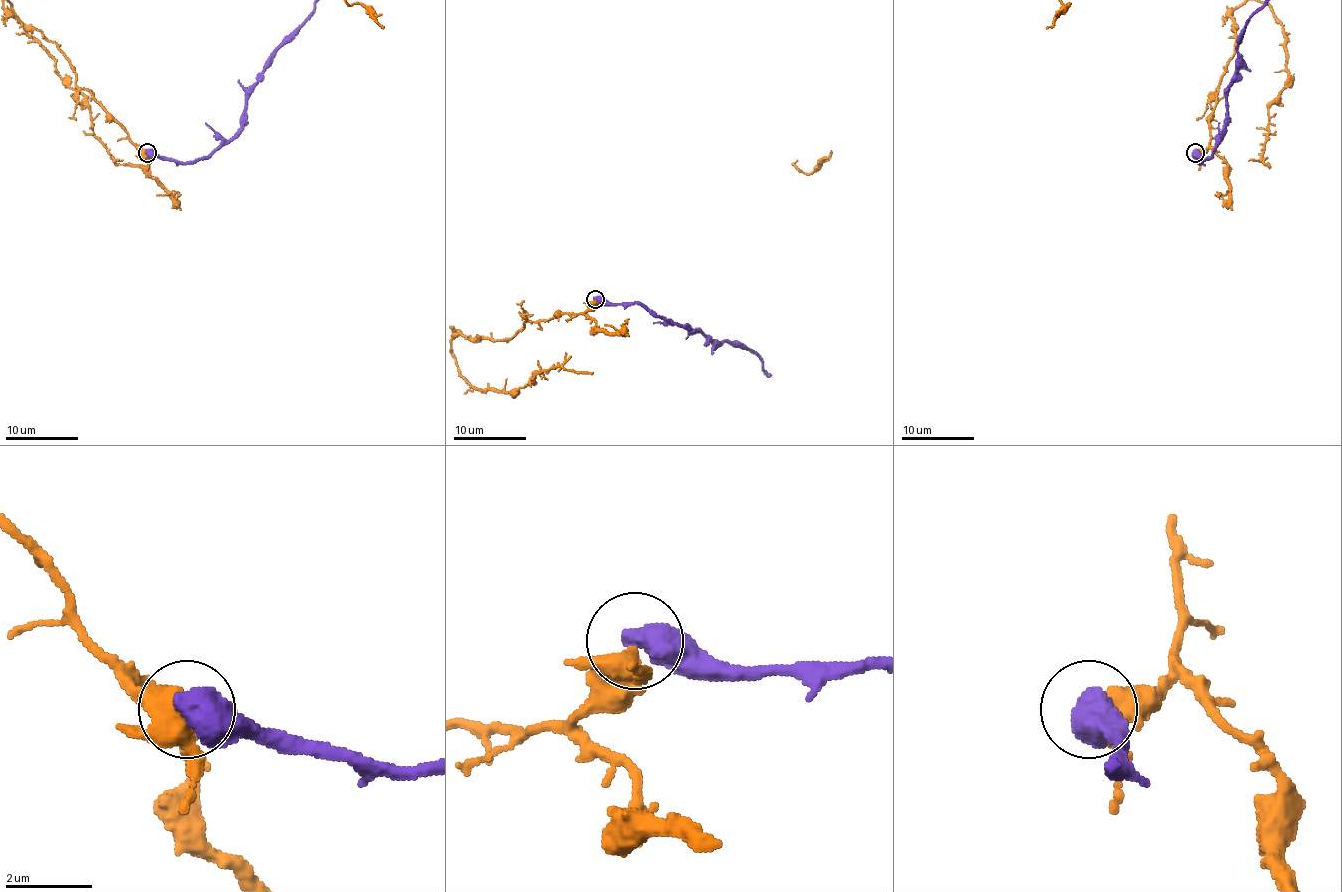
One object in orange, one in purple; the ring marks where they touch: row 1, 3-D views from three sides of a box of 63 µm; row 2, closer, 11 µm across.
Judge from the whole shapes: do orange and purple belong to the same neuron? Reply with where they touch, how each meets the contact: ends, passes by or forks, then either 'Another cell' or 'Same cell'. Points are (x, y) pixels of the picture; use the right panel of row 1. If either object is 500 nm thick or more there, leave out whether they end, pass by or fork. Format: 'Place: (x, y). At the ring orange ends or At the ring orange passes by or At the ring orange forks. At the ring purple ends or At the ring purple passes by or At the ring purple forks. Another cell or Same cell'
Place: (1195, 153). Another cell

